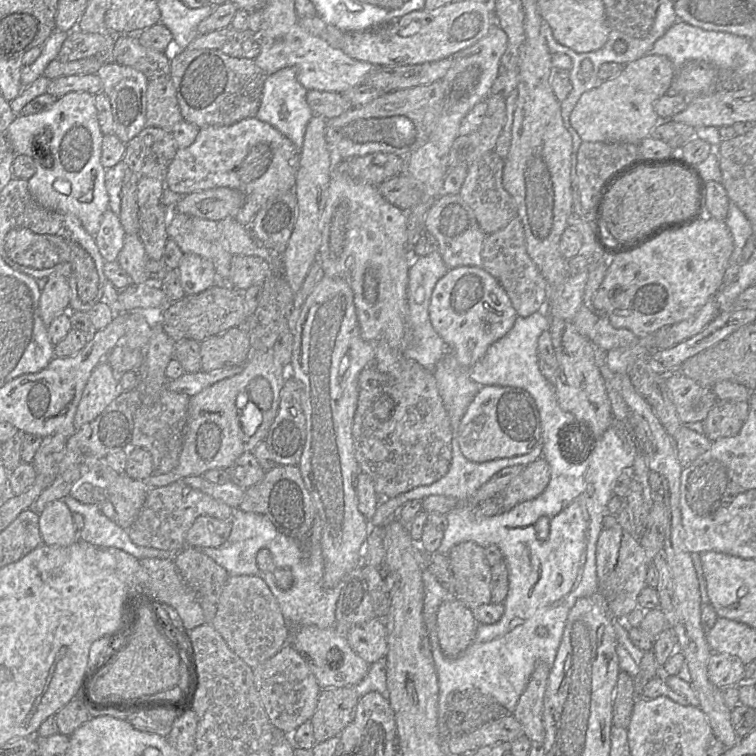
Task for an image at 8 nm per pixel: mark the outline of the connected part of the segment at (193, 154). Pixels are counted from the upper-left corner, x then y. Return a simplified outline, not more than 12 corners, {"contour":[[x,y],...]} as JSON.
{"contour":[[255,117],[202,128],[164,185],[219,187],[248,227],[294,189],[300,151]]}

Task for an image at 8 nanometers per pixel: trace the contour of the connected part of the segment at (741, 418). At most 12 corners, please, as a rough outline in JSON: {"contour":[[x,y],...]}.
{"contour":[[718,400],[703,421],[712,442],[736,436],[749,401]]}

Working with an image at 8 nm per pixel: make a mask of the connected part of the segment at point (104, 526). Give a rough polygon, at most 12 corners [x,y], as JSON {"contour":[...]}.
{"contour":[[60,500],[83,516],[80,540],[138,560],[174,561],[181,552],[137,546],[96,504]]}

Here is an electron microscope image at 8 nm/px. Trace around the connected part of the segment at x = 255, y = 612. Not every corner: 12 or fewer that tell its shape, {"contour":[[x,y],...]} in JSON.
{"contour":[[228,577],[211,625],[252,669],[291,630],[267,584]]}

